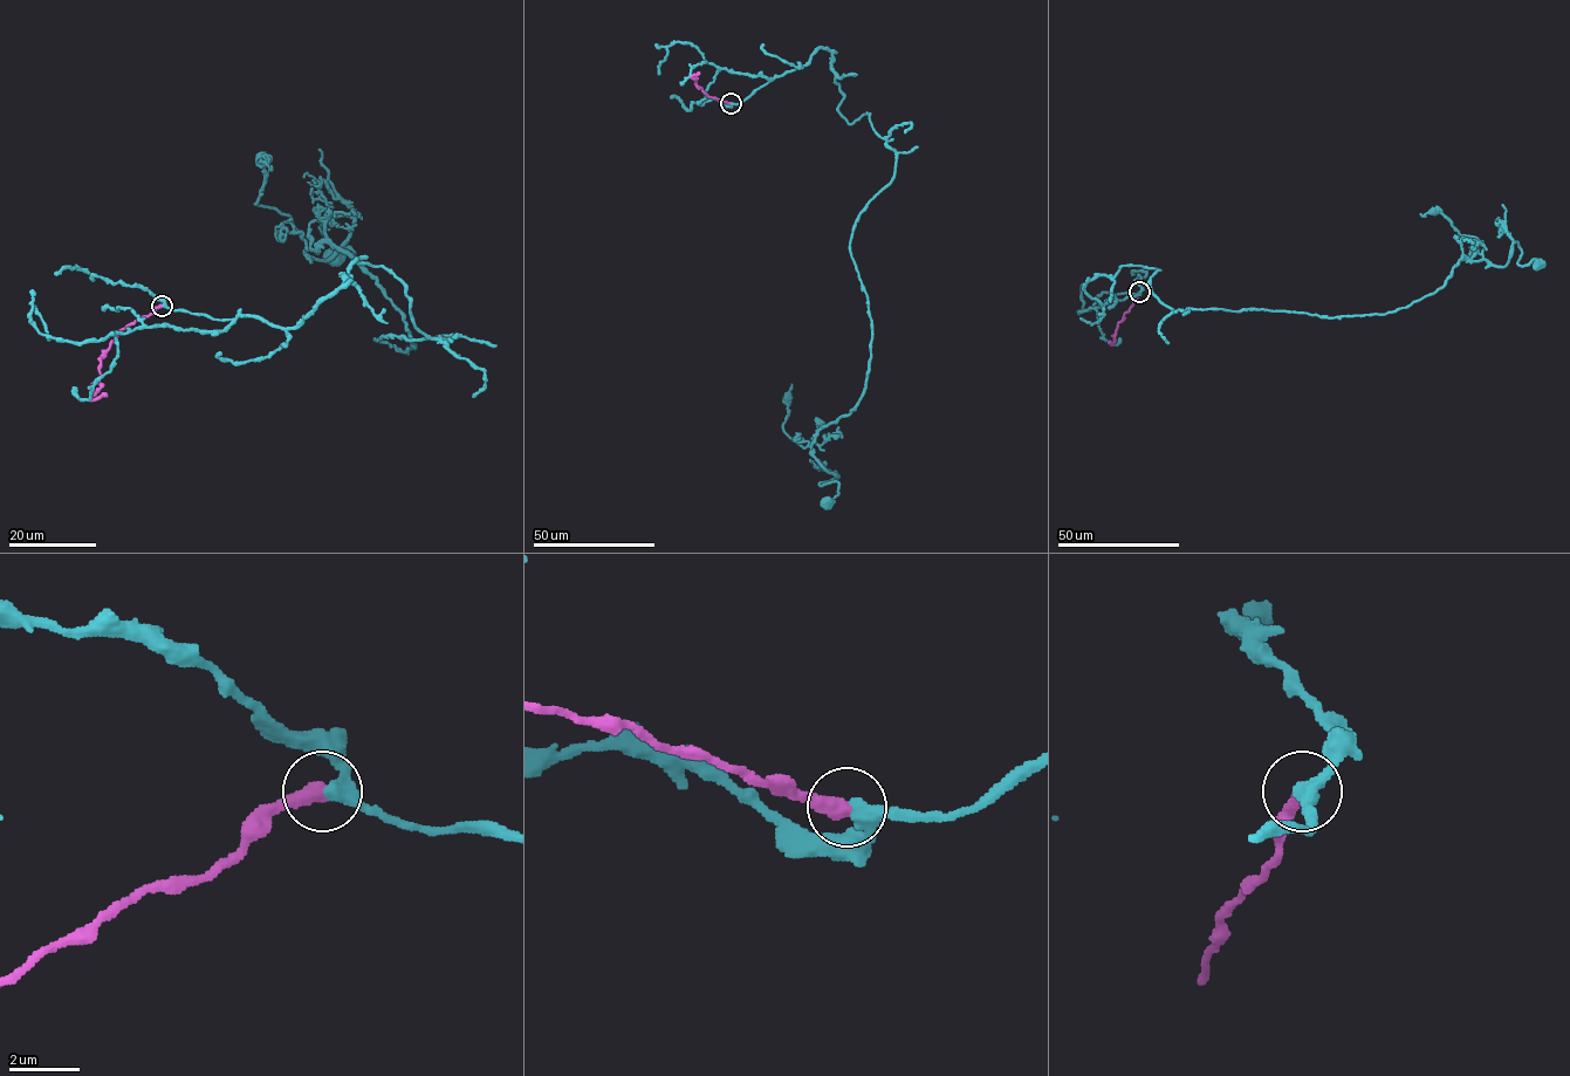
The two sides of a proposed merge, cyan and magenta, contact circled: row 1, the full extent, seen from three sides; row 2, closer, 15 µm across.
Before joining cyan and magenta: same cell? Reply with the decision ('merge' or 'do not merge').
do not merge

